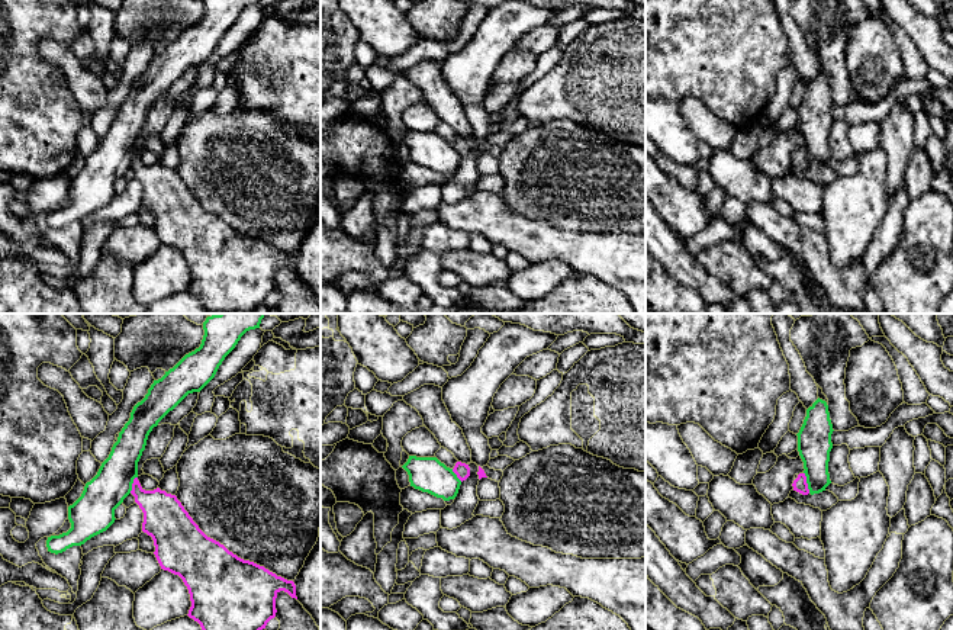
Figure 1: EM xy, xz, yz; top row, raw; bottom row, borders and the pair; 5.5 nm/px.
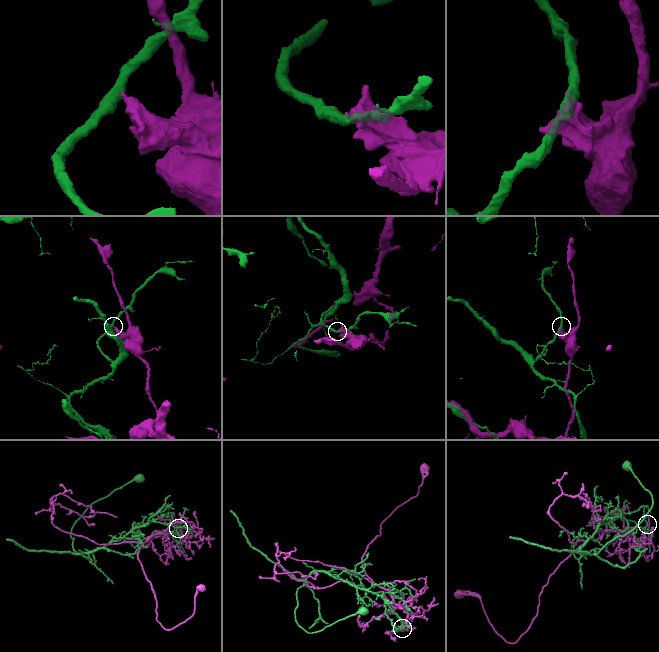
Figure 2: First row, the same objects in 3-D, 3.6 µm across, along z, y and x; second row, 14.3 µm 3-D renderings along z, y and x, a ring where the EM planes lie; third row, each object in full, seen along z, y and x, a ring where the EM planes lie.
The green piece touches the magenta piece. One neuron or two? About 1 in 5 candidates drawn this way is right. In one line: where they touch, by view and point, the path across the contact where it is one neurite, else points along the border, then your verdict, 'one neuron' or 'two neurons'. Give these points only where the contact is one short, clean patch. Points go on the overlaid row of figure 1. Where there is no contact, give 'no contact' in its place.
contact yz (807, 482); border yz (804, 472), (810, 492); two neurons

